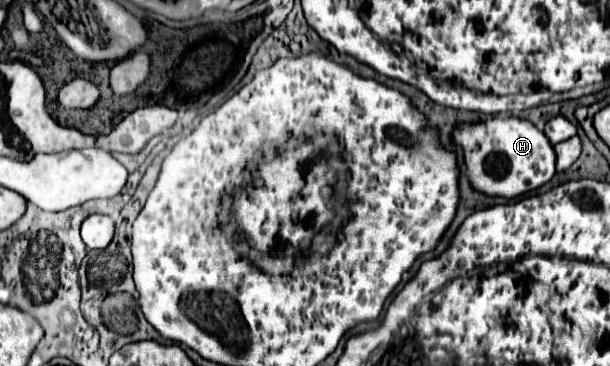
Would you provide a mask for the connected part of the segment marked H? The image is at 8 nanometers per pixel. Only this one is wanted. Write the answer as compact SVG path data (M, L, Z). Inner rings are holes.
M491 117L477 123L463 123L453 129L451 139L463 151L469 185L483 195L513 199L539 189L555 175L553 145L545 133L527 119Z

